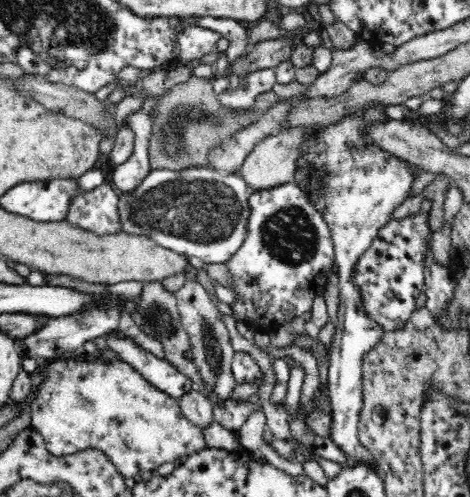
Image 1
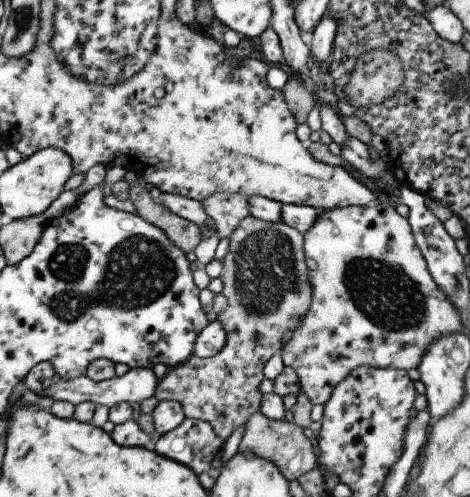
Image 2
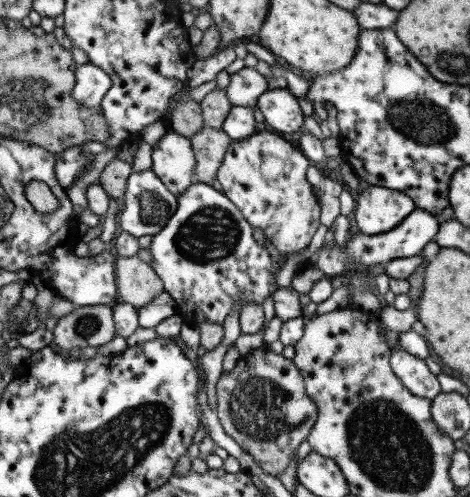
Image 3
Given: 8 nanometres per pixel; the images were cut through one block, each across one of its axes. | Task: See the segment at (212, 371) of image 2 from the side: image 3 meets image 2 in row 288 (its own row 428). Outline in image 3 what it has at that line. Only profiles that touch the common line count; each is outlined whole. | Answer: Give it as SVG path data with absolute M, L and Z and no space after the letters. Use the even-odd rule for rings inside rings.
M263 346L251 356L243 356L231 372L223 372L217 384L217 416L223 430L253 456L263 472L277 478L287 470L301 442L309 438L319 412L311 398L307 398L305 378L299 366Z

